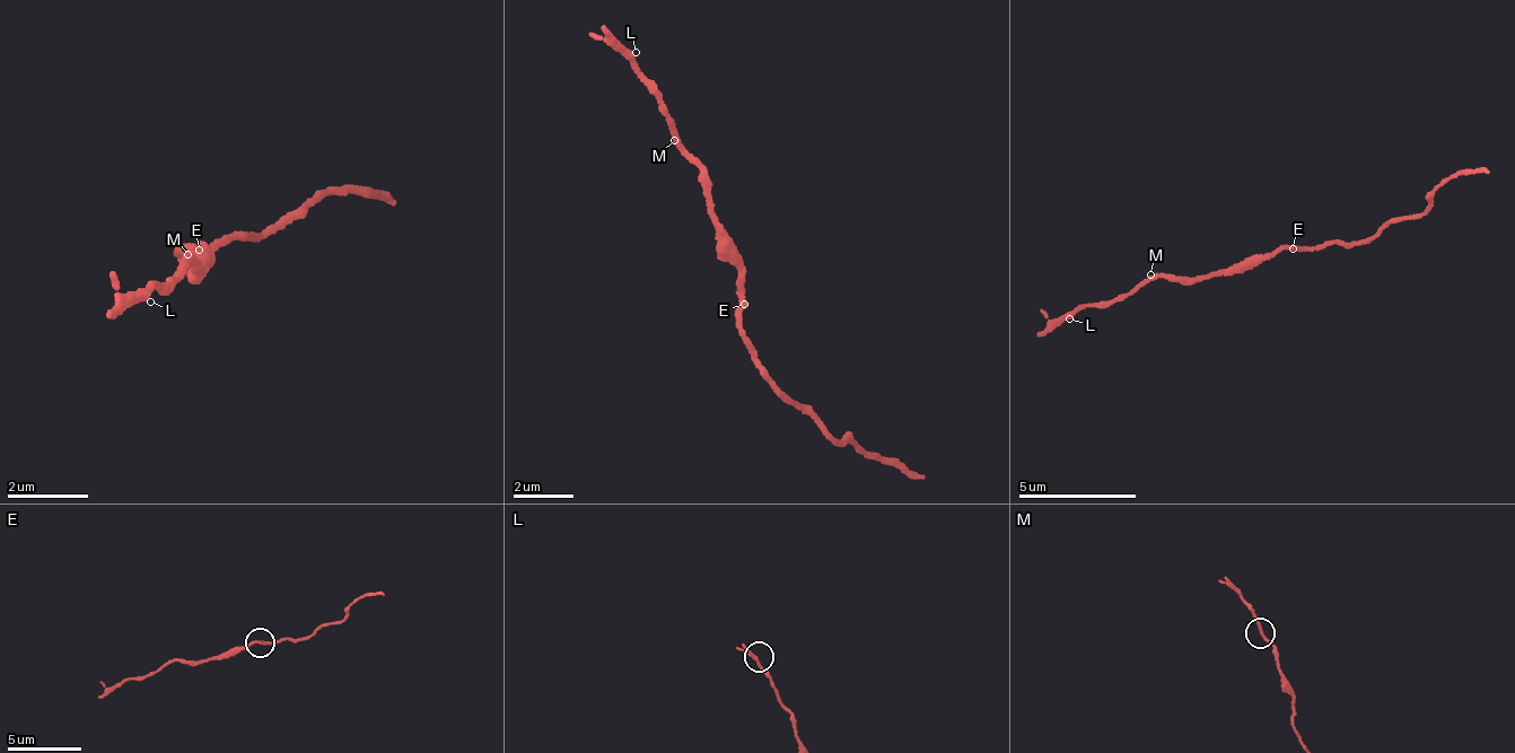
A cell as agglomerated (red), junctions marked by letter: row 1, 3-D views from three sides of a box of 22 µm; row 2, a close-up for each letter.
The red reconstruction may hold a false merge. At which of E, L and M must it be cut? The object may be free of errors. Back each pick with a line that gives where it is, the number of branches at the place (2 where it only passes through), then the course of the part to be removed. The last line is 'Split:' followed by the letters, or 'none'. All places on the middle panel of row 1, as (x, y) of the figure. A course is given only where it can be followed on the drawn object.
Split: none

